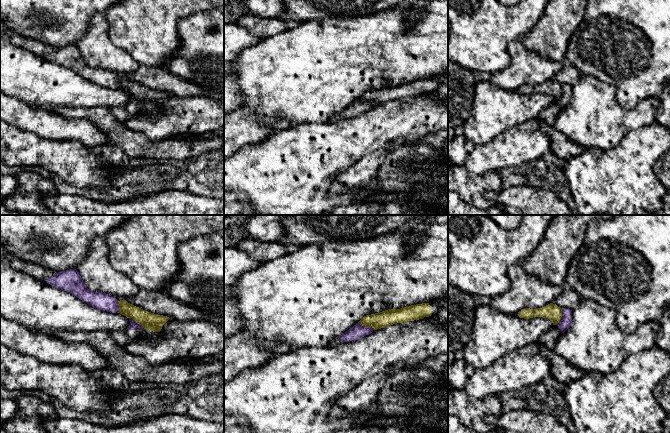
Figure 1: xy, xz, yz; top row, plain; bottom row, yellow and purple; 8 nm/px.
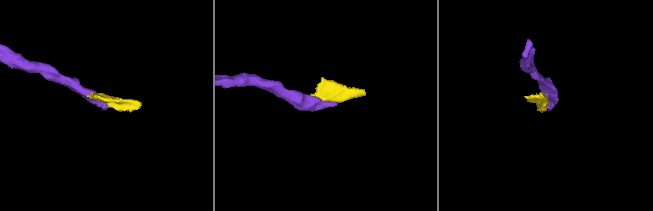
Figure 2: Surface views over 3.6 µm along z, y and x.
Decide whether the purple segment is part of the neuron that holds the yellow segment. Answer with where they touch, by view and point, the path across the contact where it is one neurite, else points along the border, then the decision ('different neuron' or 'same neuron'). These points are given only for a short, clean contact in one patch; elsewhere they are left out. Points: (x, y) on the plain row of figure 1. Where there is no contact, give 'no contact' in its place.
meets yellow in xz at (366, 101); different neuron

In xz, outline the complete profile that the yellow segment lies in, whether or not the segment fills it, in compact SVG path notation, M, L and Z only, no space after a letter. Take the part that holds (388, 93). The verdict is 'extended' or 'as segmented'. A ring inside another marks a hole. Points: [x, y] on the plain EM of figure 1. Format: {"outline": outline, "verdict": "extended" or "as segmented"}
{"outline": "M422 79L402 83L400 85L388 85L380 89L364 92L358 99L361 102L372 103L374 106L389 101L423 95L434 91L439 87L437 79Z", "verdict": "extended"}

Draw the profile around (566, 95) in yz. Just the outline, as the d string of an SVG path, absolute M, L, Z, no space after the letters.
M562 84L562 93L557 101L553 101L539 115L539 120L545 121L548 125L553 126L559 113L570 103L572 98L572 86Z

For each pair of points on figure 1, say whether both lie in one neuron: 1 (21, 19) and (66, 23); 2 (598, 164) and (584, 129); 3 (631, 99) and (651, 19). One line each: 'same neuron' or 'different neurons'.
1: same neuron
2: different neurons
3: same neuron

